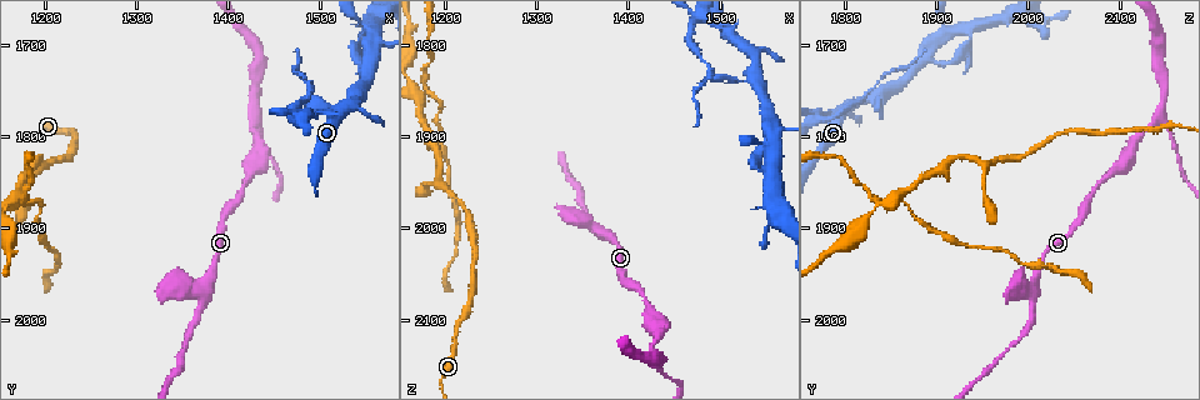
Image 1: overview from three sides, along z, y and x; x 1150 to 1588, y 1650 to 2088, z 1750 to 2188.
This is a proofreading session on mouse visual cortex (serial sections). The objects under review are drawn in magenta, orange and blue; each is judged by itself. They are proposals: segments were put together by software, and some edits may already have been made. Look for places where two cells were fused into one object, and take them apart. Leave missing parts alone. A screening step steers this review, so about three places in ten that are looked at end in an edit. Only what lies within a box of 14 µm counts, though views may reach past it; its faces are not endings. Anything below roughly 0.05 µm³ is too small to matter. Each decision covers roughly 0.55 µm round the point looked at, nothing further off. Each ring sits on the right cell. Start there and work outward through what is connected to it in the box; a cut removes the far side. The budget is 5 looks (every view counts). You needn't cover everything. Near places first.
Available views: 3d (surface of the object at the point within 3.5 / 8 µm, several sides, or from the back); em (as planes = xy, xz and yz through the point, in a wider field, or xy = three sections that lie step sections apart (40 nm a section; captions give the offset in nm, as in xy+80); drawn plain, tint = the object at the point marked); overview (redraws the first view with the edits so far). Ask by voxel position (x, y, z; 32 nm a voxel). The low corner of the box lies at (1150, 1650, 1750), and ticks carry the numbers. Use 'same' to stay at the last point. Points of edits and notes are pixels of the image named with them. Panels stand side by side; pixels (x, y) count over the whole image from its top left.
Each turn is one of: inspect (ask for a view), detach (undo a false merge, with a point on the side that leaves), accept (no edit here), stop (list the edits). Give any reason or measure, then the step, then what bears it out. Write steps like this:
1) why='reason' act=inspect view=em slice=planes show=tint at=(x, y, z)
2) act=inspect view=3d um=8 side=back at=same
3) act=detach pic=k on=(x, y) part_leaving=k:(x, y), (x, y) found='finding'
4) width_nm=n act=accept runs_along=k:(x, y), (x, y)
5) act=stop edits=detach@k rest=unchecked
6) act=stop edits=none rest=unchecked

why='arms part here' act=inspect view=3d um=3.5 at=(1425, 1780, 2145)

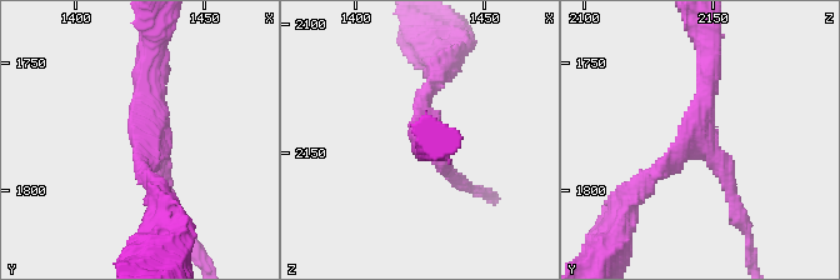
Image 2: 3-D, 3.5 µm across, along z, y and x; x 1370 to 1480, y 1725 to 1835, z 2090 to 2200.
arms=3 arm_widths_nm=200,200,300 act=inspect view=em slice=xy step=1 show=tint at=(1429, 1779, 2143)

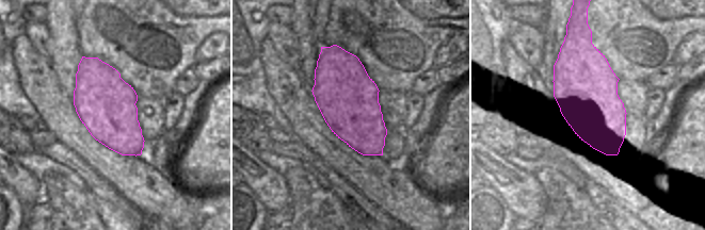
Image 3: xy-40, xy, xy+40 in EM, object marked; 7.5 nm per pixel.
act=accept runs_along=2:(638, 189), (698, 131), (708, 54) found='one cell here'

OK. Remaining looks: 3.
why='branch point' act=inspect view=3d um=3.5 side=back at=(1535, 1755, 1830)

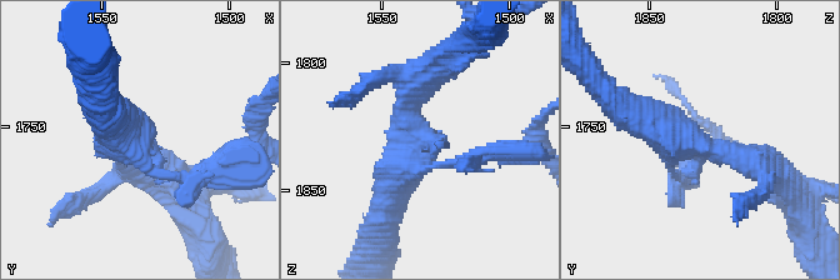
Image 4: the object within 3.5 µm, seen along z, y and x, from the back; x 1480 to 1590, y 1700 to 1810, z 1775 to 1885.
act=accept runs_along=4:(753, 160), (656, 130), (615, 103) found='all the same cell'

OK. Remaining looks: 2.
act=stop edits=none rest=unchecked

